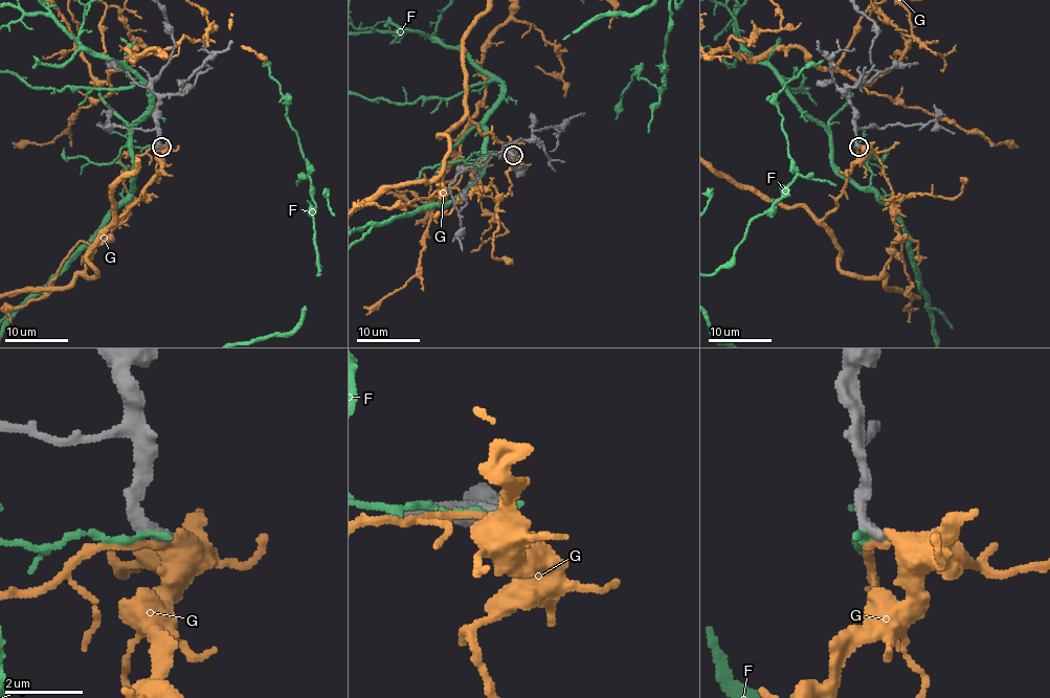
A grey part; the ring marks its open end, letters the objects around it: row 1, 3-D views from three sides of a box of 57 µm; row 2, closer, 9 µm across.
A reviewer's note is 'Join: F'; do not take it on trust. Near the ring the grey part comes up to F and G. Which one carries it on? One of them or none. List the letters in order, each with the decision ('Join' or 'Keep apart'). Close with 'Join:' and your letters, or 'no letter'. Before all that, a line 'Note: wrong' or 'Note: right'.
Note: wrong
F: Keep apart
G: Join
Join: G

